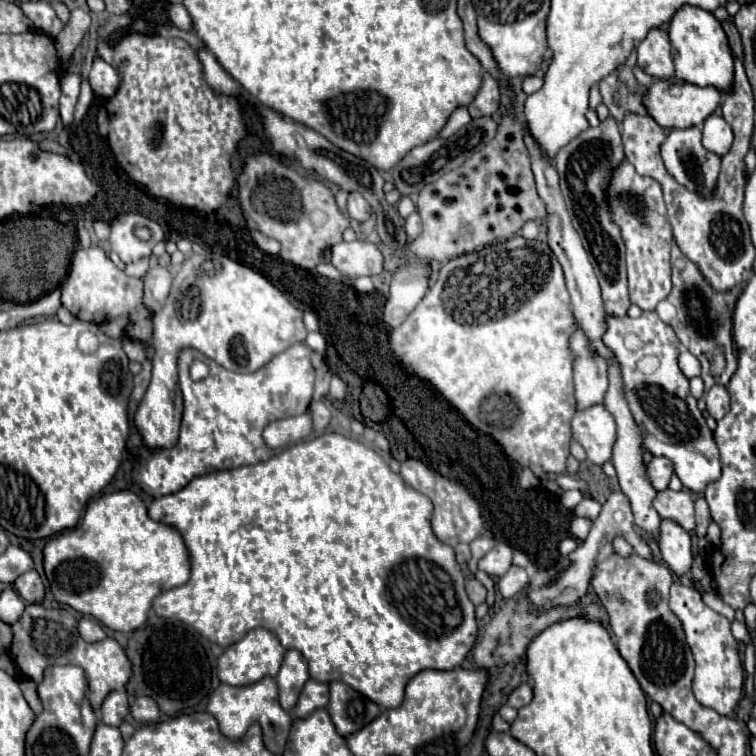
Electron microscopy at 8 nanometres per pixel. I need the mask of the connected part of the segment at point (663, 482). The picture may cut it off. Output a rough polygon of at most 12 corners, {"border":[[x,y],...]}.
{"border":[[652,458],[646,464],[650,484],[666,490],[674,474],[668,458]]}

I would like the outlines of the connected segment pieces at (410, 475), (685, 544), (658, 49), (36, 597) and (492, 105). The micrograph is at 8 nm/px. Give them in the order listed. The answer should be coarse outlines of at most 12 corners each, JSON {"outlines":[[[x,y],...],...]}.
{"outlines":[[[420,460],[402,462],[406,486],[434,504],[434,536],[456,546],[486,534],[478,502]],[[662,520],[658,548],[668,568],[684,576],[692,564],[690,534]],[[652,28],[638,44],[638,66],[674,74],[668,32]],[[36,570],[20,574],[12,586],[26,602],[44,598]],[[484,72],[468,106],[472,118],[492,116],[500,104],[498,80]]]}

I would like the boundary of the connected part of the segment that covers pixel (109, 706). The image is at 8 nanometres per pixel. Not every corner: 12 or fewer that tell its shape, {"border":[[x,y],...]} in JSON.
{"border":[[126,692],[106,696],[102,722],[120,726],[128,714]]}

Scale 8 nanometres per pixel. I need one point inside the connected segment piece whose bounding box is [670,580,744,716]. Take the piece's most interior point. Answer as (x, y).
(719, 677)

